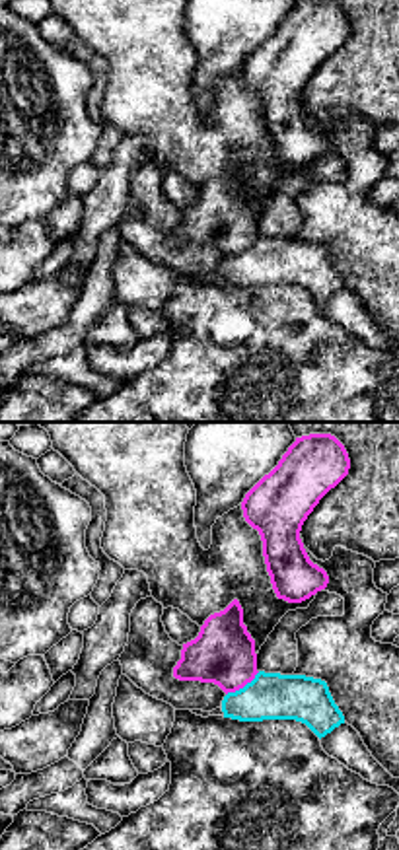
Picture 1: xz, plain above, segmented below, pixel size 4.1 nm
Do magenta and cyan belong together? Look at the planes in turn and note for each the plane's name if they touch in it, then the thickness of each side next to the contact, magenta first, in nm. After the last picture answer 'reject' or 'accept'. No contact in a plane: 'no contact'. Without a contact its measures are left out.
xz | 260/190 nm

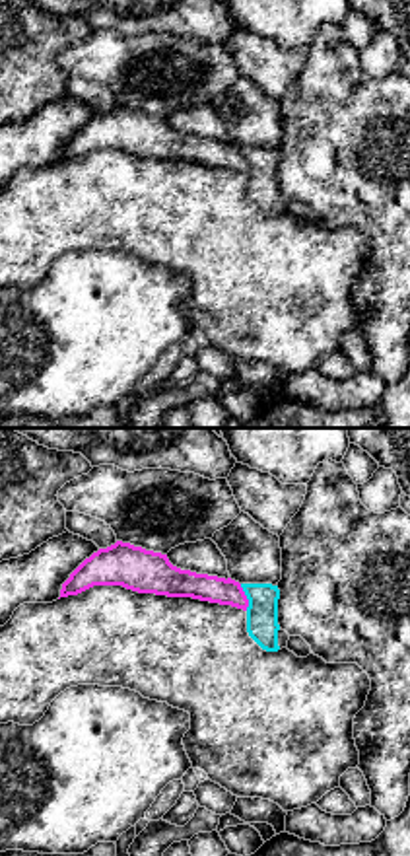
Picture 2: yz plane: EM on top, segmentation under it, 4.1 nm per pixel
yz | 110/130 nm

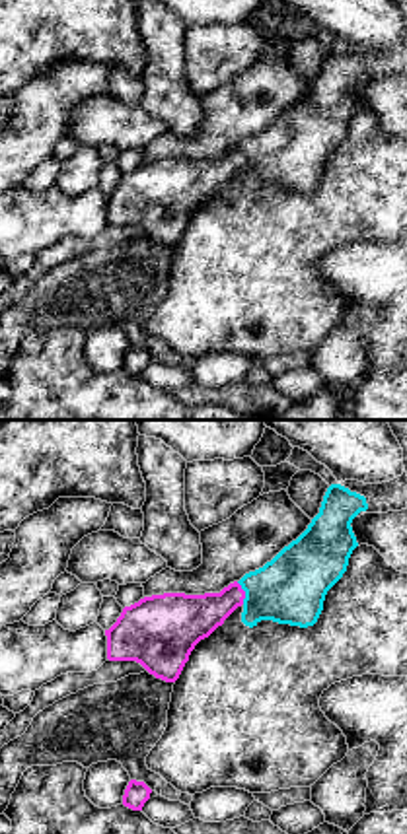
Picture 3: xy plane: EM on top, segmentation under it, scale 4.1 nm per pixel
xy | 200/280 nm

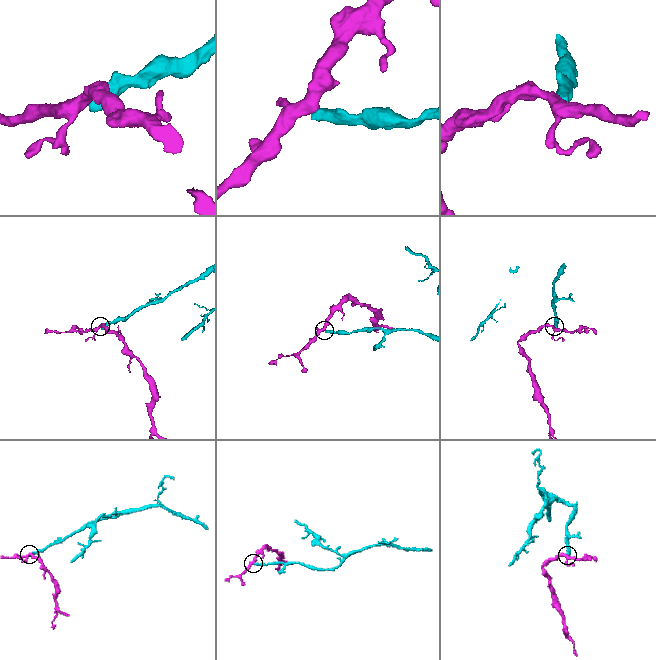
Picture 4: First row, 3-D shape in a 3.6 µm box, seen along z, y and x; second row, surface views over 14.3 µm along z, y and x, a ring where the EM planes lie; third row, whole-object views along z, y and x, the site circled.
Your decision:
reject

